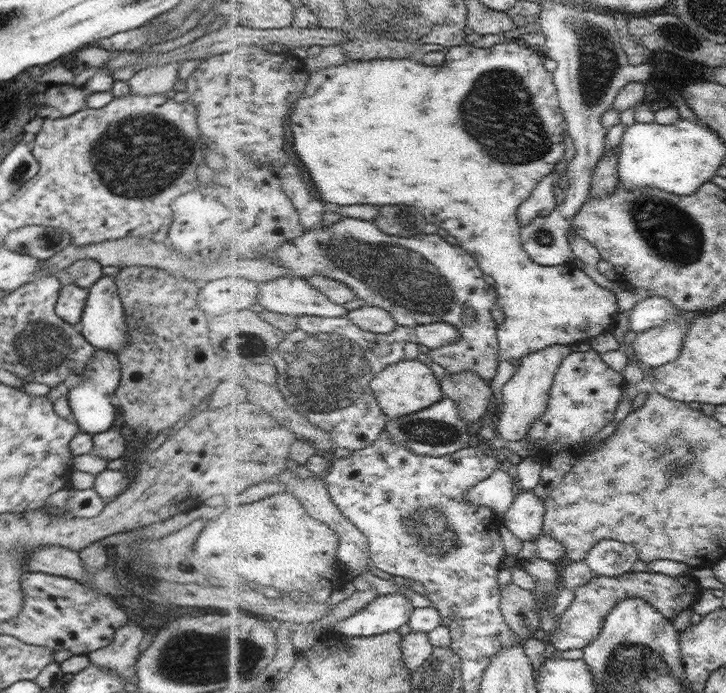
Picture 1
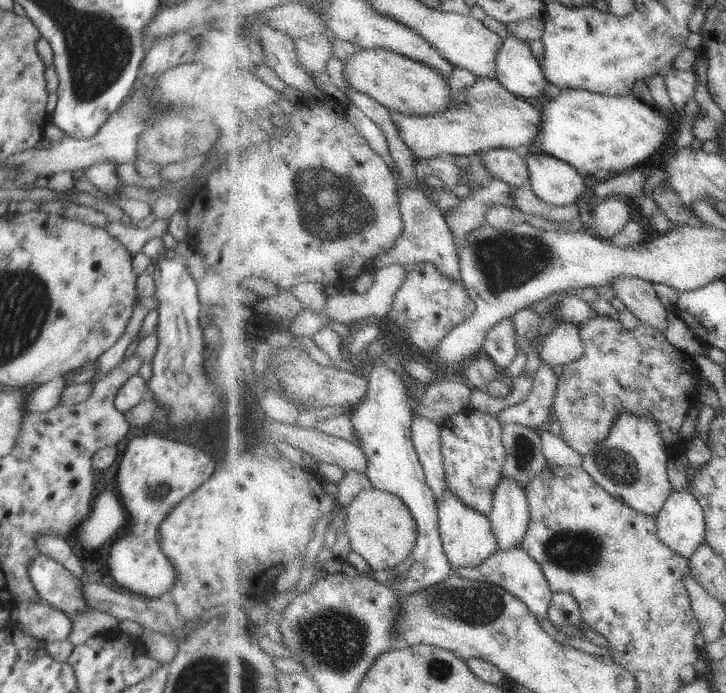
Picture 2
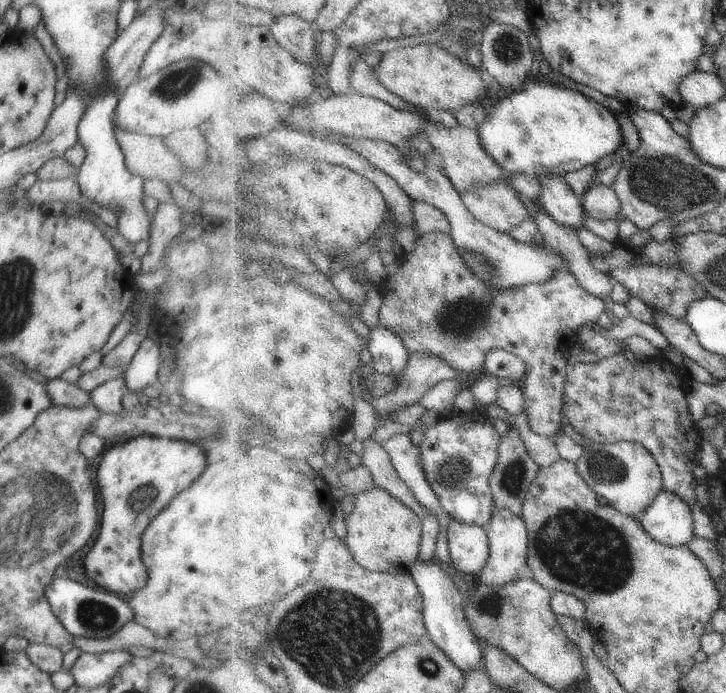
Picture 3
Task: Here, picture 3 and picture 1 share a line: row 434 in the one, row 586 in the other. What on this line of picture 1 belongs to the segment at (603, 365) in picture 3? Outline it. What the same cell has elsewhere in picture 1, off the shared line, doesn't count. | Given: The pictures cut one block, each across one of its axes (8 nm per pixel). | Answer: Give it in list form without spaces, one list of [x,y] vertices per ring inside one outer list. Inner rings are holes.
[[[648,571],[648,572],[629,572],[617,577],[606,576],[602,574],[597,574],[594,572],[594,577],[586,584],[576,588],[576,597],[572,604],[568,607],[566,612],[561,618],[561,624],[557,628],[554,634],[549,637],[549,643],[552,645],[553,650],[568,651],[574,649],[585,650],[588,646],[591,646],[604,631],[606,626],[607,618],[612,614],[612,610],[625,598],[632,597],[642,597],[648,599],[660,612],[666,615],[666,618],[673,620],[676,616],[682,612],[686,611],[688,608],[688,602],[694,600],[694,596],[698,594],[698,584],[694,580],[690,580],[688,575],[681,576],[668,576],[668,574],[661,574],[660,572]]]

